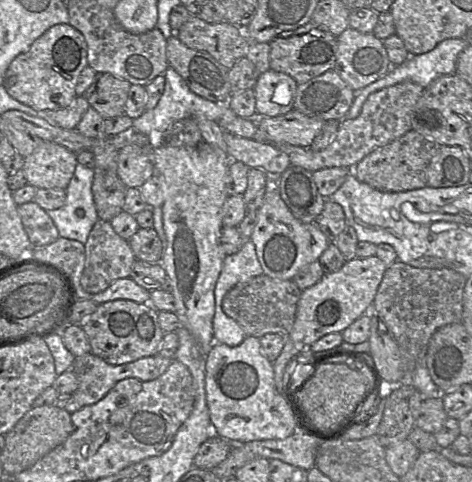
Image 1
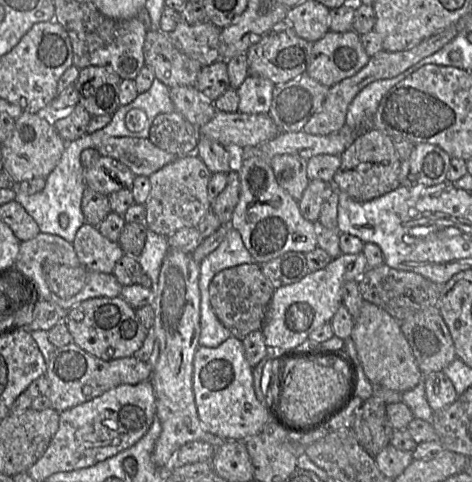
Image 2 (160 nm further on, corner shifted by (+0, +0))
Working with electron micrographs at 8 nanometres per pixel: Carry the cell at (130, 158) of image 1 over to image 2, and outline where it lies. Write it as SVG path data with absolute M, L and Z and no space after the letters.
M106 156L84 171L86 187L106 196L123 188L131 189L134 178L135 174L126 165Z

